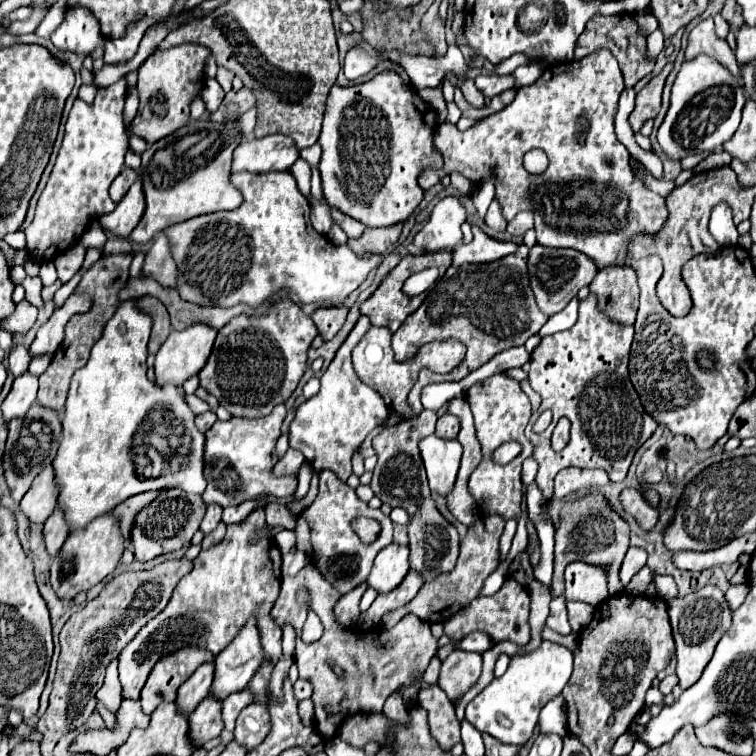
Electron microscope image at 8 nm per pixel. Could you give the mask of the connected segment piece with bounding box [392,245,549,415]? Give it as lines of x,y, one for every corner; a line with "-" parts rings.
519,245
515,255
499,259
495,263
483,265
461,265
449,267
447,273
435,283
435,287
427,293
421,307
411,313
405,323
392,336
392,348
395,360
403,362
414,356
423,343
439,341
439,339
459,339
467,345
465,361
447,375
431,373
423,369
415,387
409,393
409,405
413,407
415,415
421,413
421,389
429,383
439,381
461,381
471,371
485,365
497,353
523,345
531,335
537,335
539,329
547,323
547,315
543,315
533,299
533,291
529,287
529,273
527,273
527,255
529,247

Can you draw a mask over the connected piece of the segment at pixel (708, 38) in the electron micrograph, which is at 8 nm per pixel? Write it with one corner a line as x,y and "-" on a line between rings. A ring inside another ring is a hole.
713,17
697,23
689,33
689,45
687,45
687,51
685,51
685,59
693,59
695,55
701,55
701,53
719,59
719,63
723,63
737,79
741,79
739,65
737,65
733,51
729,49
725,39
719,39
715,35

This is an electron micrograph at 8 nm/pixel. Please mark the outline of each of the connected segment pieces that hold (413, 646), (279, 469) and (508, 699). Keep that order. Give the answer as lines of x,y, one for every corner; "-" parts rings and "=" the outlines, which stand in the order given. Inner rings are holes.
315,565
303,567
295,577
283,577
281,593
271,609
271,617
277,627
283,629
283,623
291,623
295,631
301,631
307,611
313,609
323,621
325,633
317,643
305,645
301,639
295,639
295,661
299,667
299,677
313,683
313,703
315,703
315,721
317,729
325,739
331,739
339,729
341,721
355,713
381,713
385,699
401,691
405,707
417,703
419,689
415,687
415,679
427,669
431,657
439,649
437,639
429,633
429,627
413,615
403,617
391,629
375,629
375,631
359,631
359,627
343,627
337,623
333,607
341,599
341,595
319,575
-
299,589
307,589
311,595
311,603
299,603
-
327,661
337,663
343,675
335,675
=
287,449
287,453
285,453
285,455
281,457
281,461
275,465
273,473
279,475
279,477
281,477
281,475
297,475
303,461
305,461
305,457
303,457
299,451
=
543,641
537,649
511,657
503,677
493,679
465,709
465,719
481,733
487,733
507,745
525,745
537,725
543,705
559,695
573,671
573,653
557,643

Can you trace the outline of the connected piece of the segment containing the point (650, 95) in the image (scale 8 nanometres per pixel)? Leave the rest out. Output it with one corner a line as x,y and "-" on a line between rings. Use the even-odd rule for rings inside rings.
667,63
663,67
663,71
659,75
655,75
635,97
635,109
629,115
629,125
633,129
633,133
639,133
639,129
643,127
643,123
647,119
655,119
659,109
661,109
661,91
665,85
667,75
671,73
673,63

